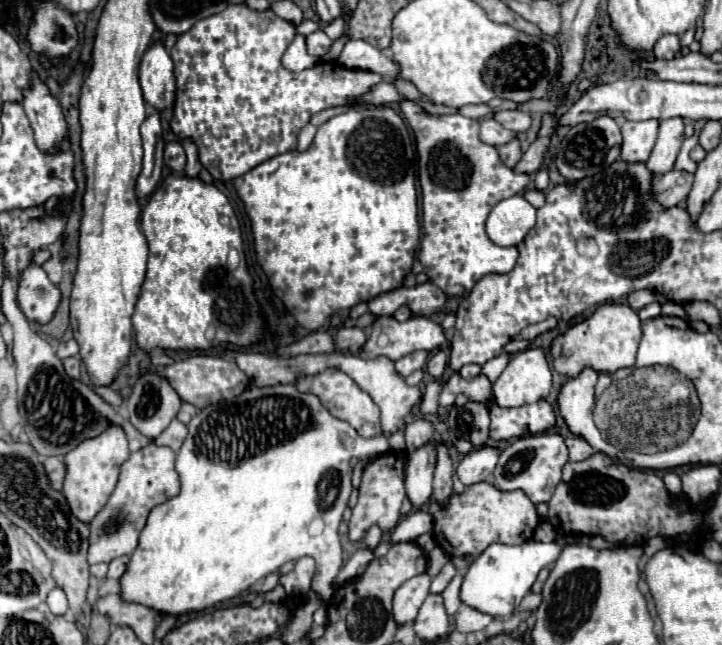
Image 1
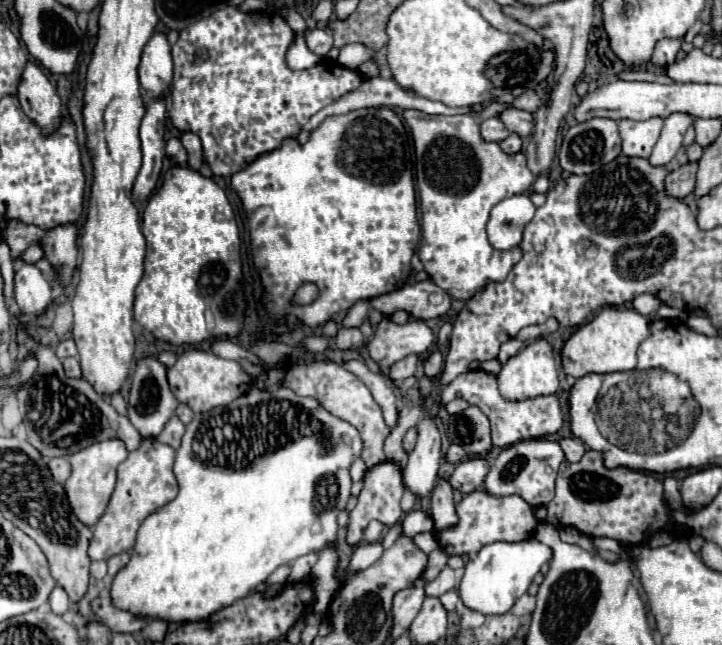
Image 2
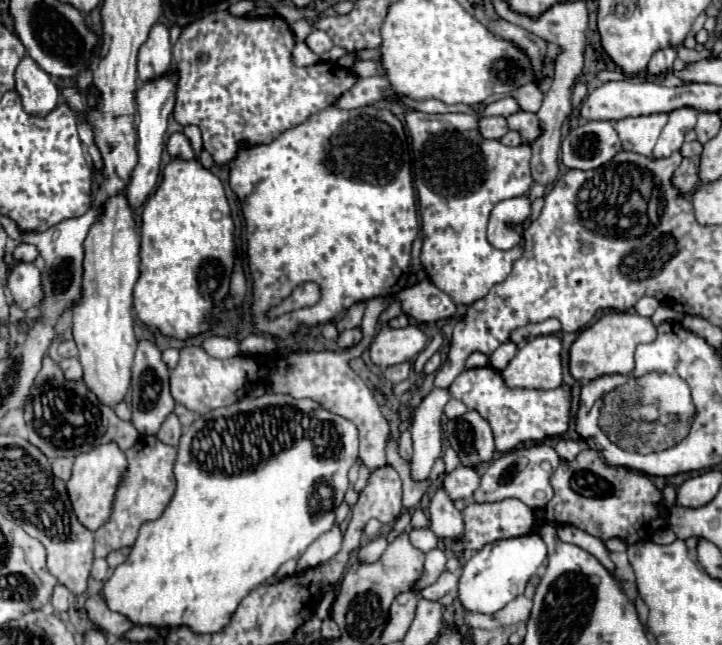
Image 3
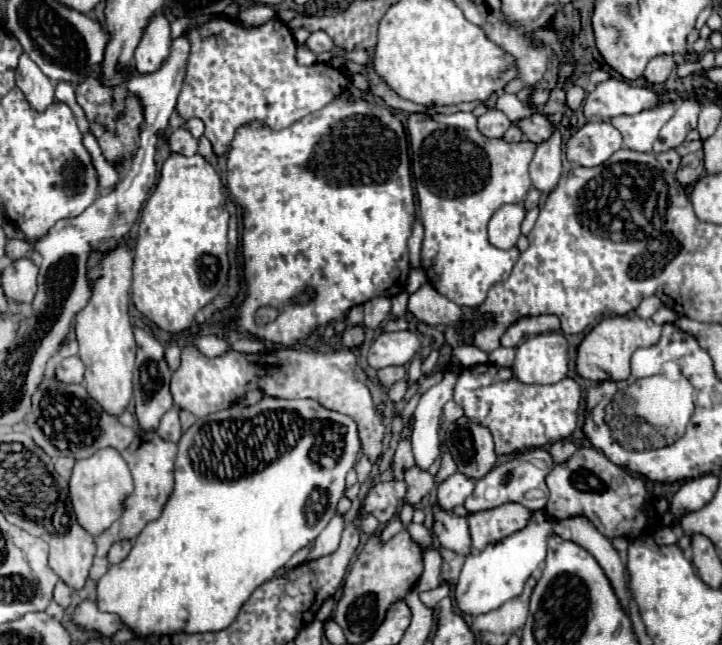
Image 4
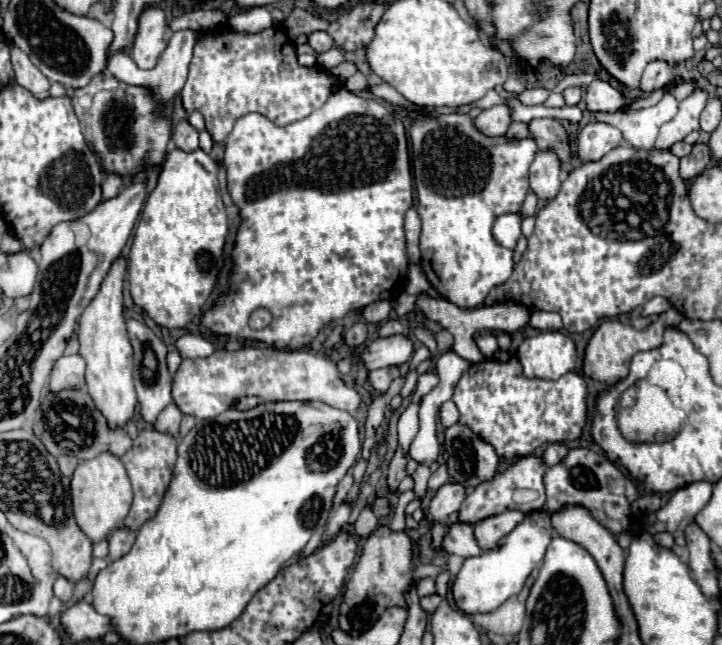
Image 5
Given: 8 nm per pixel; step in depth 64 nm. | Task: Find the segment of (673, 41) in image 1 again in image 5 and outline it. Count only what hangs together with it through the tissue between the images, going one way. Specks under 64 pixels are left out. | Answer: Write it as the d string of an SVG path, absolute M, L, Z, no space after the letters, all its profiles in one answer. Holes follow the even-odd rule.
M654 60L646 66L644 76L640 80L640 90L642 92L652 92L658 88L664 88L672 78L672 66L664 60Z

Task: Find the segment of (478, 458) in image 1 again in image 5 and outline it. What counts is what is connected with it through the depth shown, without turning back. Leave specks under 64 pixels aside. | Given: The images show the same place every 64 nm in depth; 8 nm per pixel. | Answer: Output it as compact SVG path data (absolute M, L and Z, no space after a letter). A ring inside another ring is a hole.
M446 482L444 486L440 486L438 492L432 496L428 518L436 522L444 522L452 512L456 512L462 506L466 492L468 490L464 488L464 484L456 484L456 482Z

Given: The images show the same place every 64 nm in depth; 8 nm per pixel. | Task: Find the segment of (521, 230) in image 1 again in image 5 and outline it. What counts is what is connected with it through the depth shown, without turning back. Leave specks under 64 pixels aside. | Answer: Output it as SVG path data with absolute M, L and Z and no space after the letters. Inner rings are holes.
M508 212L508 214L498 216L492 226L494 240L504 248L514 250L520 238L520 222L522 222L522 216L518 212Z

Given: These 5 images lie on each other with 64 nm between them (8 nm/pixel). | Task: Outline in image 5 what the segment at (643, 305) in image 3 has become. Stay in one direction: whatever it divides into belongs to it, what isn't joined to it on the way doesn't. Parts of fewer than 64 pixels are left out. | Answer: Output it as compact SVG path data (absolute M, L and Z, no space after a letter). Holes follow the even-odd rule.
M654 296L652 300L648 300L644 306L642 306L642 316L654 316L654 314L662 314L670 308L670 302L662 296Z

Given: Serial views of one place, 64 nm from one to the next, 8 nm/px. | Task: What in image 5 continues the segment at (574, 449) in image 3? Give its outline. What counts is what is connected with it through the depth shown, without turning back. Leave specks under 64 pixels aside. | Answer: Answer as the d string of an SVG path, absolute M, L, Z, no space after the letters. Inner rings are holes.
M554 442L554 444L548 444L548 448L544 450L544 460L548 466L554 466L554 464L560 464L560 460L564 460L564 456L568 454L568 446L562 444L562 442Z

